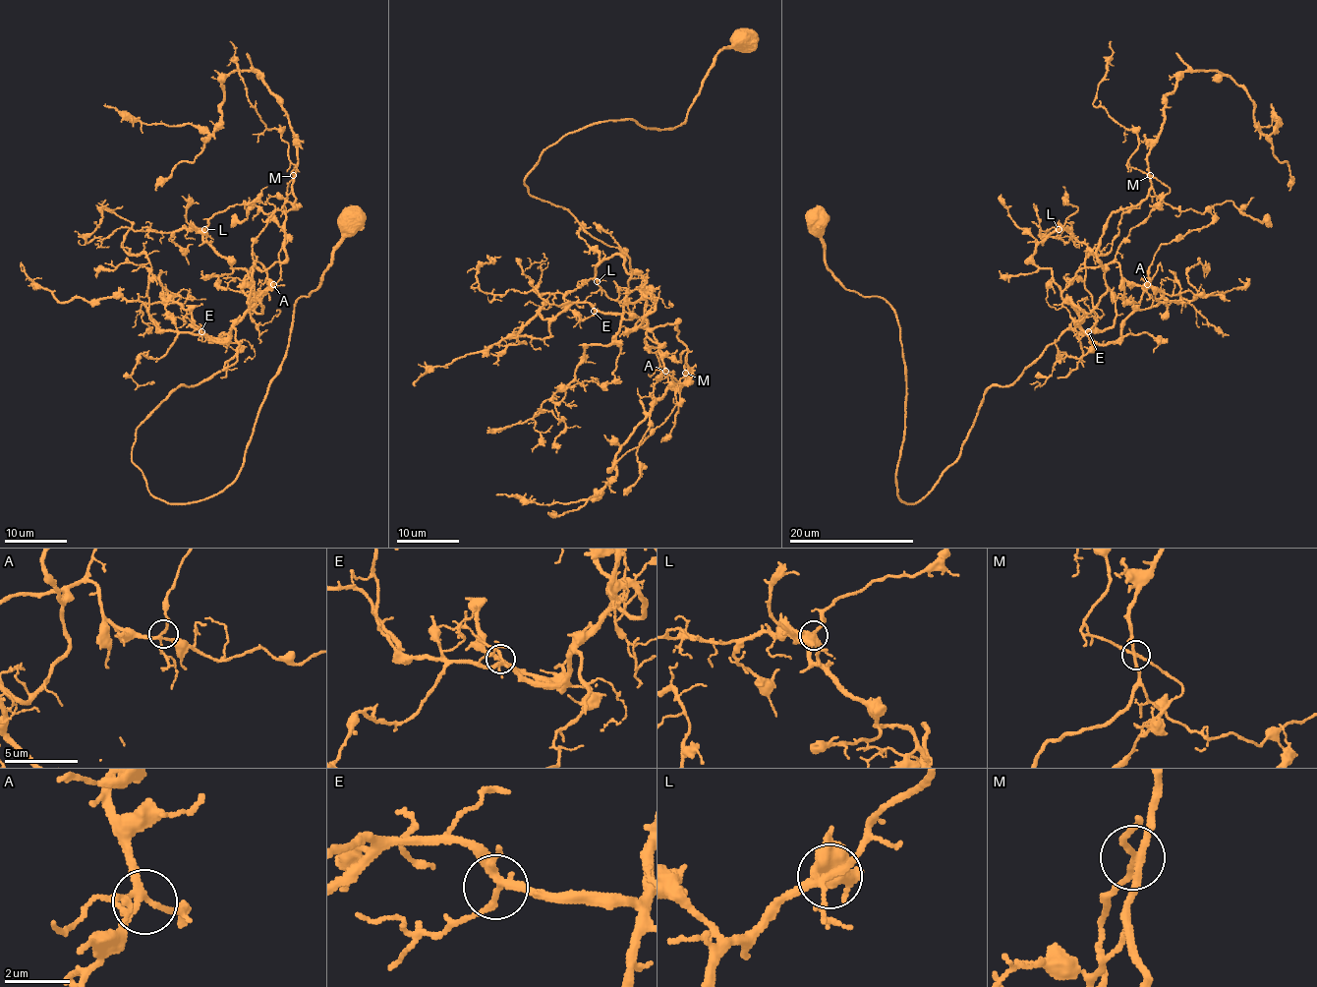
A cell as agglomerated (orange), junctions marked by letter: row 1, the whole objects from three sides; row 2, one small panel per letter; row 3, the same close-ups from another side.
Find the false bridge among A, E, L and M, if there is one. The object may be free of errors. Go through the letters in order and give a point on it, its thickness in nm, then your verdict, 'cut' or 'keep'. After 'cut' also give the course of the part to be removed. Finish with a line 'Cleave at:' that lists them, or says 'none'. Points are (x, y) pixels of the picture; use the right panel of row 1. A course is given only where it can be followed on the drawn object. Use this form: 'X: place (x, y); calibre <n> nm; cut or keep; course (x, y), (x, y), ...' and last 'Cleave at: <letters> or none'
A: place (1147, 284); calibre 180 nm; keep
E: place (1088, 331); calibre 200 nm; keep
L: place (1059, 229); calibre 200 nm; keep
M: place (1150, 175); calibre 200 nm; keep
Cleave at: none

